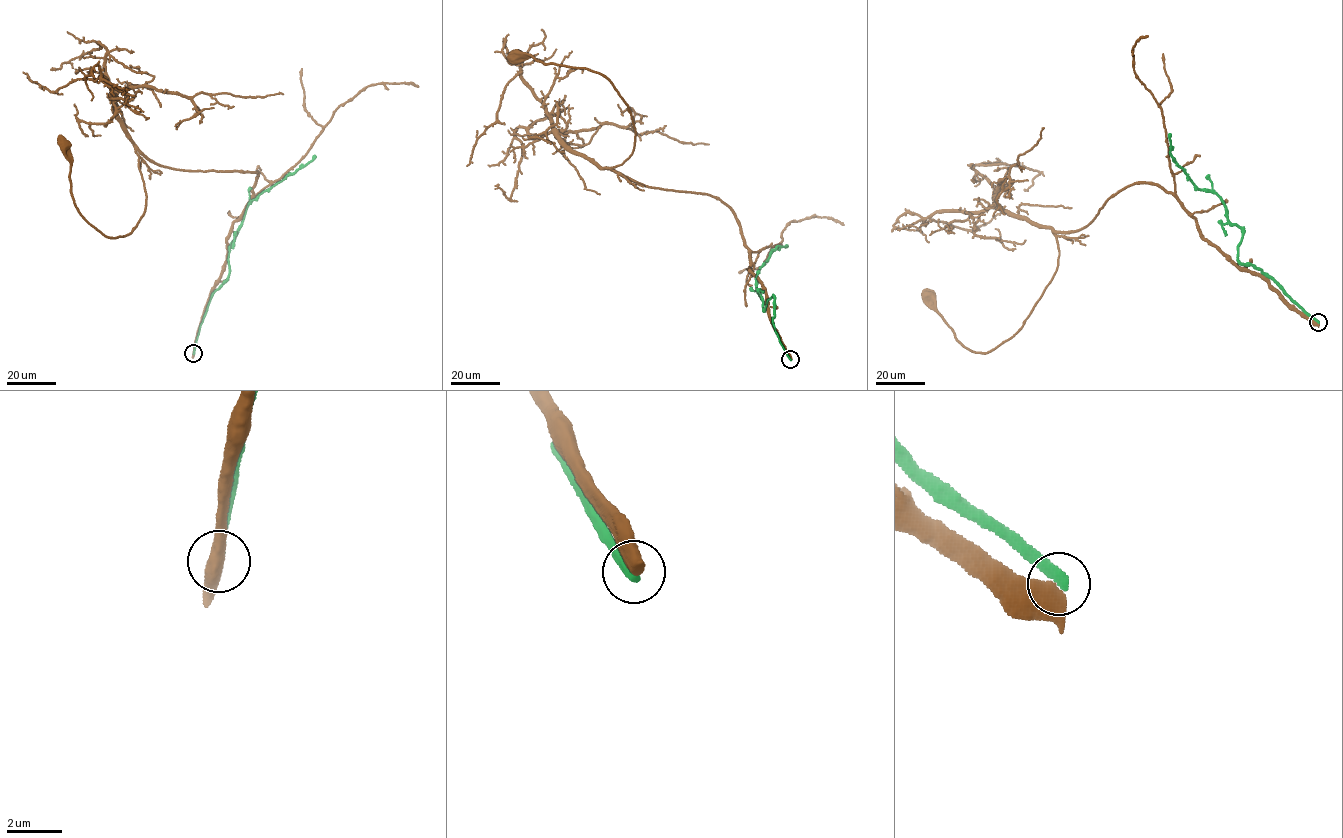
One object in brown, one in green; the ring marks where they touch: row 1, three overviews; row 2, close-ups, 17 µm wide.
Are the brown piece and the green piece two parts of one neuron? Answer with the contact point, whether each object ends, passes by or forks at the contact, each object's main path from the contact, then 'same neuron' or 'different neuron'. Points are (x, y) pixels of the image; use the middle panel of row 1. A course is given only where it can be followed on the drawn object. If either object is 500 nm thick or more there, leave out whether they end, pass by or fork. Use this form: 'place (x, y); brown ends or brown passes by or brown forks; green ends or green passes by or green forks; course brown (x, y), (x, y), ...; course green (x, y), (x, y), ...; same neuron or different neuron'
place (790, 359); course brown (790, 359), (728, 206), (606, 167), (631, 155), (635, 137), (607, 78), (516, 56); course green (790, 359), (774, 327), (774, 297), (768, 300), (763, 309), (755, 275), (770, 252), (777, 246), (786, 246); different neuron

